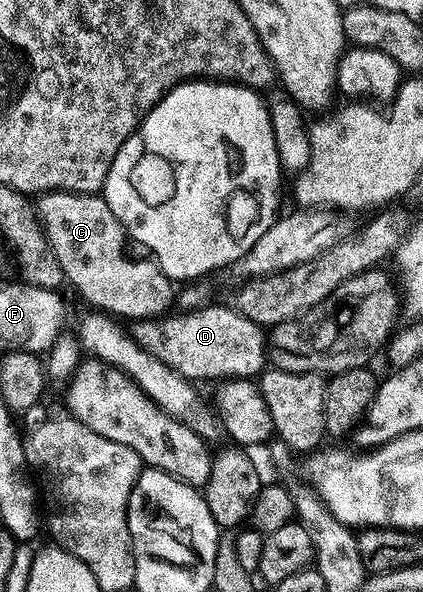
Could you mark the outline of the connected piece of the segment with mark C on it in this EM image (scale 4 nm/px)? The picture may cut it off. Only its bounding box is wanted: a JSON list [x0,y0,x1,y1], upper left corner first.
[40,192,175,321]

